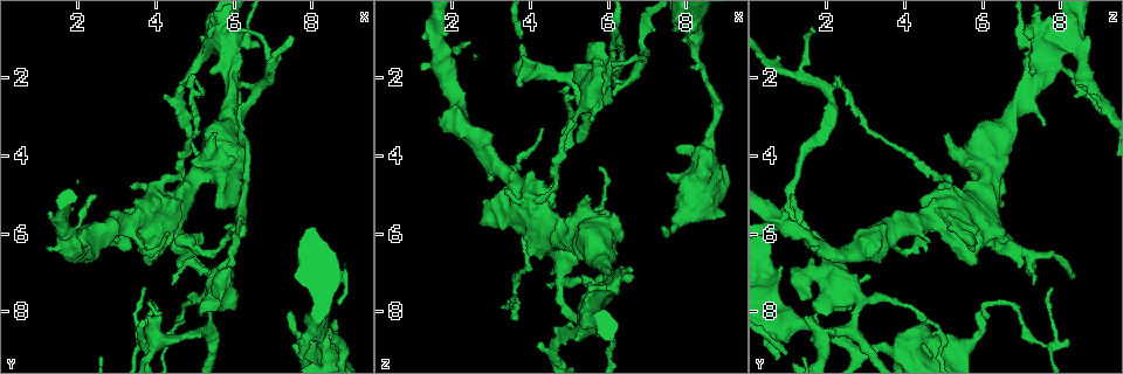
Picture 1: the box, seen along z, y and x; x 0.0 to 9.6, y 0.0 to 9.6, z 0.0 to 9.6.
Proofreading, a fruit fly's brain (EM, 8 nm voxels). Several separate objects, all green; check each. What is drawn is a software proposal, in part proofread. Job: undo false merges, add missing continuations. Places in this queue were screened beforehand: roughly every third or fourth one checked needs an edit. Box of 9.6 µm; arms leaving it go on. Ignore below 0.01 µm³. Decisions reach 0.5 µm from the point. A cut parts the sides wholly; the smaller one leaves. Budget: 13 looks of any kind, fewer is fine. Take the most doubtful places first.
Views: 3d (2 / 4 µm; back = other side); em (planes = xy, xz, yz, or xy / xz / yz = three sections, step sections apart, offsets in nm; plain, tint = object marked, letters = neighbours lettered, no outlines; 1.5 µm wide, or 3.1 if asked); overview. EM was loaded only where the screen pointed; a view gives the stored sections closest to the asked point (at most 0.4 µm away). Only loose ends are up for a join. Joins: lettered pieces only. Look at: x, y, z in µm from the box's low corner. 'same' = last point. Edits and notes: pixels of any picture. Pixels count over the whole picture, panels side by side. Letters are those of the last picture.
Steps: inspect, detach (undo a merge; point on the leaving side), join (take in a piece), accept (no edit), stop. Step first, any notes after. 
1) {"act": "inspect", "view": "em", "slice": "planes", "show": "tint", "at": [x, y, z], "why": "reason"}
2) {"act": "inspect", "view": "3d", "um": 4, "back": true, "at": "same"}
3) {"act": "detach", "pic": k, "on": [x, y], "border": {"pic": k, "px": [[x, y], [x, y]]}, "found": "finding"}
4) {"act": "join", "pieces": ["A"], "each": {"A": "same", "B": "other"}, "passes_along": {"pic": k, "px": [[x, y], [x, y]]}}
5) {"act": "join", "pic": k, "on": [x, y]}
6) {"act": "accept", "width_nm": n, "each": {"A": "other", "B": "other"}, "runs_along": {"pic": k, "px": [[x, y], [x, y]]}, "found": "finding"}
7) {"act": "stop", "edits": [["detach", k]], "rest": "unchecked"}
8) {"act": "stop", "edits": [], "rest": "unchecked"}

{"act": "inspect", "view": "em", "slice": "planes", "show": "letters", "at": [3.65, 8.50, 2.25], "why": "free end"}

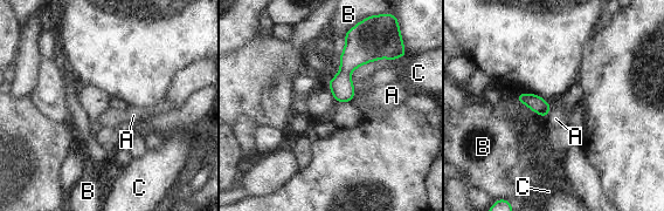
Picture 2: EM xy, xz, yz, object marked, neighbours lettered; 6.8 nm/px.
{"act": "accept", "longest_contact_nm": ["B", 100], "each": {"A": "other", "B": "other", "C": "other"}, "border": {"pic": 2, "px": [[552, 108], [543, 117]]}, "found": "no lettered piece goes on from it"}

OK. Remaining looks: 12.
{"act": "inspect", "view": "em", "slice": "yz", "step": 8, "show": "letters", "at": [8.60, 8.20, 4.50], "why": "free end"}

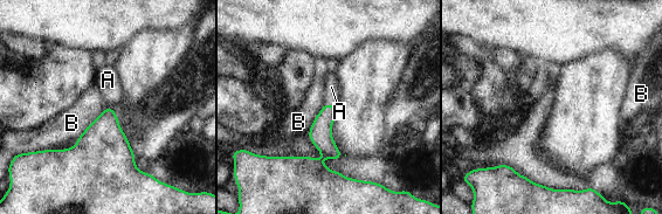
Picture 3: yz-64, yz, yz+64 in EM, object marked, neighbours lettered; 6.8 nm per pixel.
{"act": "join", "pieces": ["A"], "each": {"A": "same", "B": "other"}, "passes_along": {"pic": 3, "px": [[321, 136], [329, 103], [331, 87]]}, "found": "it goes on there"}

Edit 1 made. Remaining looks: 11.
{"act": "inspect", "view": "overview"}

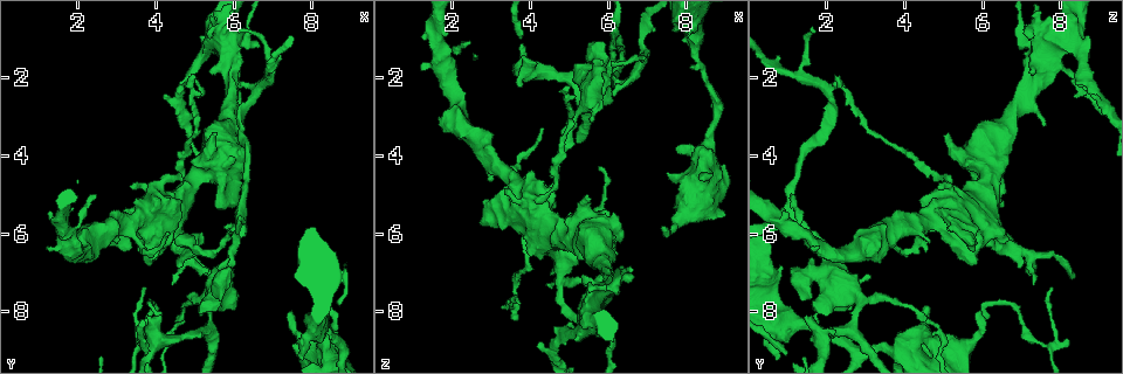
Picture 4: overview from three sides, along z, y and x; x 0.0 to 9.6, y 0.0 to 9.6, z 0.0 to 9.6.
{"act": "inspect", "view": "em", "slice": "planes", "show": "tint", "at": [4.10, 8.15, 6.25], "why": "long arm stops here"}

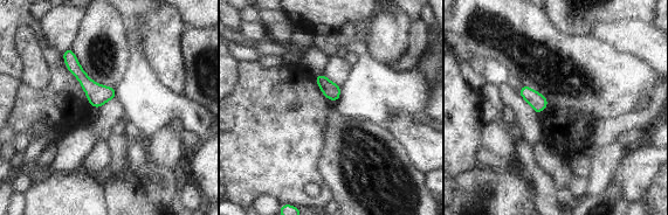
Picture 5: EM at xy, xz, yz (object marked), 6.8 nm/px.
{"act": "inspect", "view": "em", "slice": "planes", "show": "letters", "at": "same", "why": "see the neighbours"}

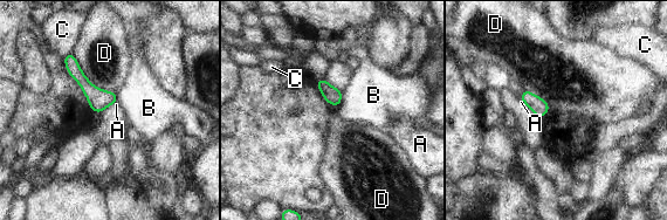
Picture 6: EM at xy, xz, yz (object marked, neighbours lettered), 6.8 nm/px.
{"act": "accept", "width_nm": 110, "each": {"A": "other", "B": "other", "C": "other", "D": "other"}, "runs_along": {"pic": 6, "px": [[70, 61], [100, 98], [112, 100]]}, "found": "none of them fits"}

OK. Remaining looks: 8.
{"act": "inspect", "view": "em", "slice": "planes", "show": "tint", "at": [5.60, 7.10, 3.10], "why": "tapers out"}

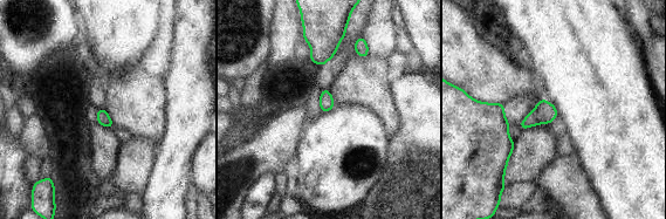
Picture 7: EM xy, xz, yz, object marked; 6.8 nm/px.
{"act": "inspect", "view": "em", "slice": "planes", "show": "letters", "at": "same", "why": "see the neighbours"}

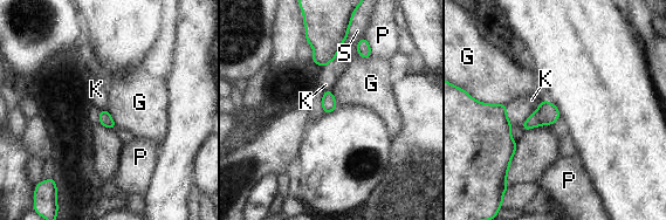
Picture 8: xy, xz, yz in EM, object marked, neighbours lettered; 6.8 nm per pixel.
{"act": "accept", "width_nm": 90, "each": {"G": "other", "K": "other", "P": "other", "S": "other"}, "border": {"pic": 8, "px": [[475, 98], [506, 105]]}, "found": "no lettered piece goes on from it"}

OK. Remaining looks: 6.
{"act": "stop", "edits": [["join", 3]], "rest": "unchecked"}

